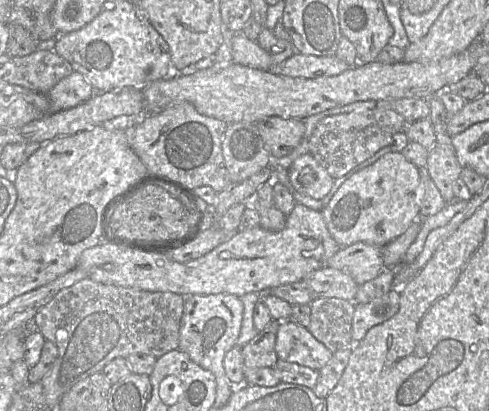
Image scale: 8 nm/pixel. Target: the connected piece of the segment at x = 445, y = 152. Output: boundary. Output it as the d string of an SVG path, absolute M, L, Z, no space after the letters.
M436 142L429 149L427 169L443 199L447 203L455 200L453 184L460 177L462 167L453 145Z

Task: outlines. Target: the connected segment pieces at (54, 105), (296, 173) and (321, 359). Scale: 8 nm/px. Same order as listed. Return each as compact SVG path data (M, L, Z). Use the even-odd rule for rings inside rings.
M73 71L60 80L48 93L50 112L56 113L77 106L90 99L96 91L85 77Z
M310 153L294 160L289 168L289 178L296 191L317 200L330 192L335 180Z
M290 320L281 321L275 341L278 359L319 371L333 353L303 326Z

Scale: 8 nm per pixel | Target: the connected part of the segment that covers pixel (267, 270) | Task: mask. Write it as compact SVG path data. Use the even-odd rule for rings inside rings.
M296 203L292 212L286 216L286 225L282 230L272 232L260 226L250 229L239 228L237 233L228 241L221 243L204 256L185 263L173 261L165 253L122 248L102 240L96 246L82 252L75 268L85 271L89 279L105 285L149 292L173 292L182 296L222 293L241 297L248 293L264 294L274 287L302 281L311 272L325 267L326 261L339 249L339 245L334 241L326 227L322 213ZM108 263L114 265L111 271L103 268Z

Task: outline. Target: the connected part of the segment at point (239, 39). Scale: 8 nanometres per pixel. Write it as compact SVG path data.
M241 32L235 33L232 38L232 55L236 64L262 71L274 70L269 53L257 41L248 39Z

